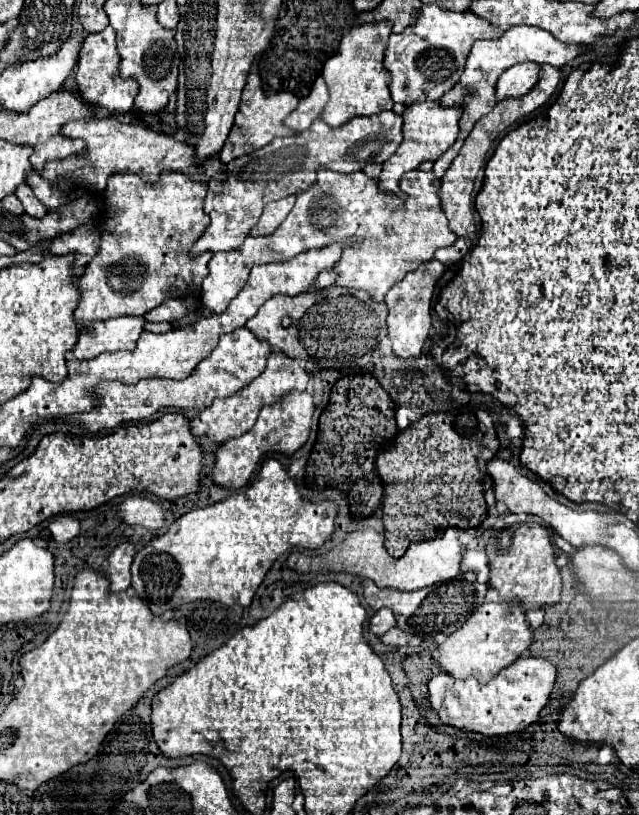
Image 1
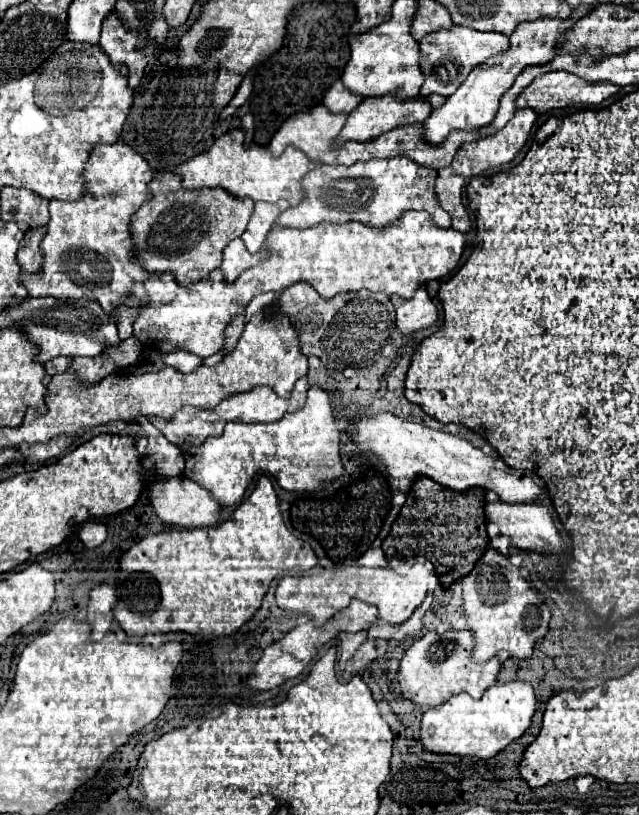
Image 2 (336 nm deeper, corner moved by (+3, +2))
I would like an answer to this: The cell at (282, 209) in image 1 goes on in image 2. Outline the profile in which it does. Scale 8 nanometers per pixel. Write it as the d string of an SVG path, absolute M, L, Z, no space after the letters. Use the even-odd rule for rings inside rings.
M258 201L254 205L254 213L250 217L250 223L242 235L246 247L250 253L258 253L260 247L264 245L264 239L270 231L270 227L274 225L276 217L282 213L282 207L278 203L266 203L266 201Z

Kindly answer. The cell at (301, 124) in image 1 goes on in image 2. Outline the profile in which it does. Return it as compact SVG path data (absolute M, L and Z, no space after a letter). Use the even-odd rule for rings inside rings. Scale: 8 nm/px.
M336 81L324 95L324 105L334 111L334 113L352 113L360 103L362 103L362 95L352 95L352 91L348 91L344 87L342 81Z

